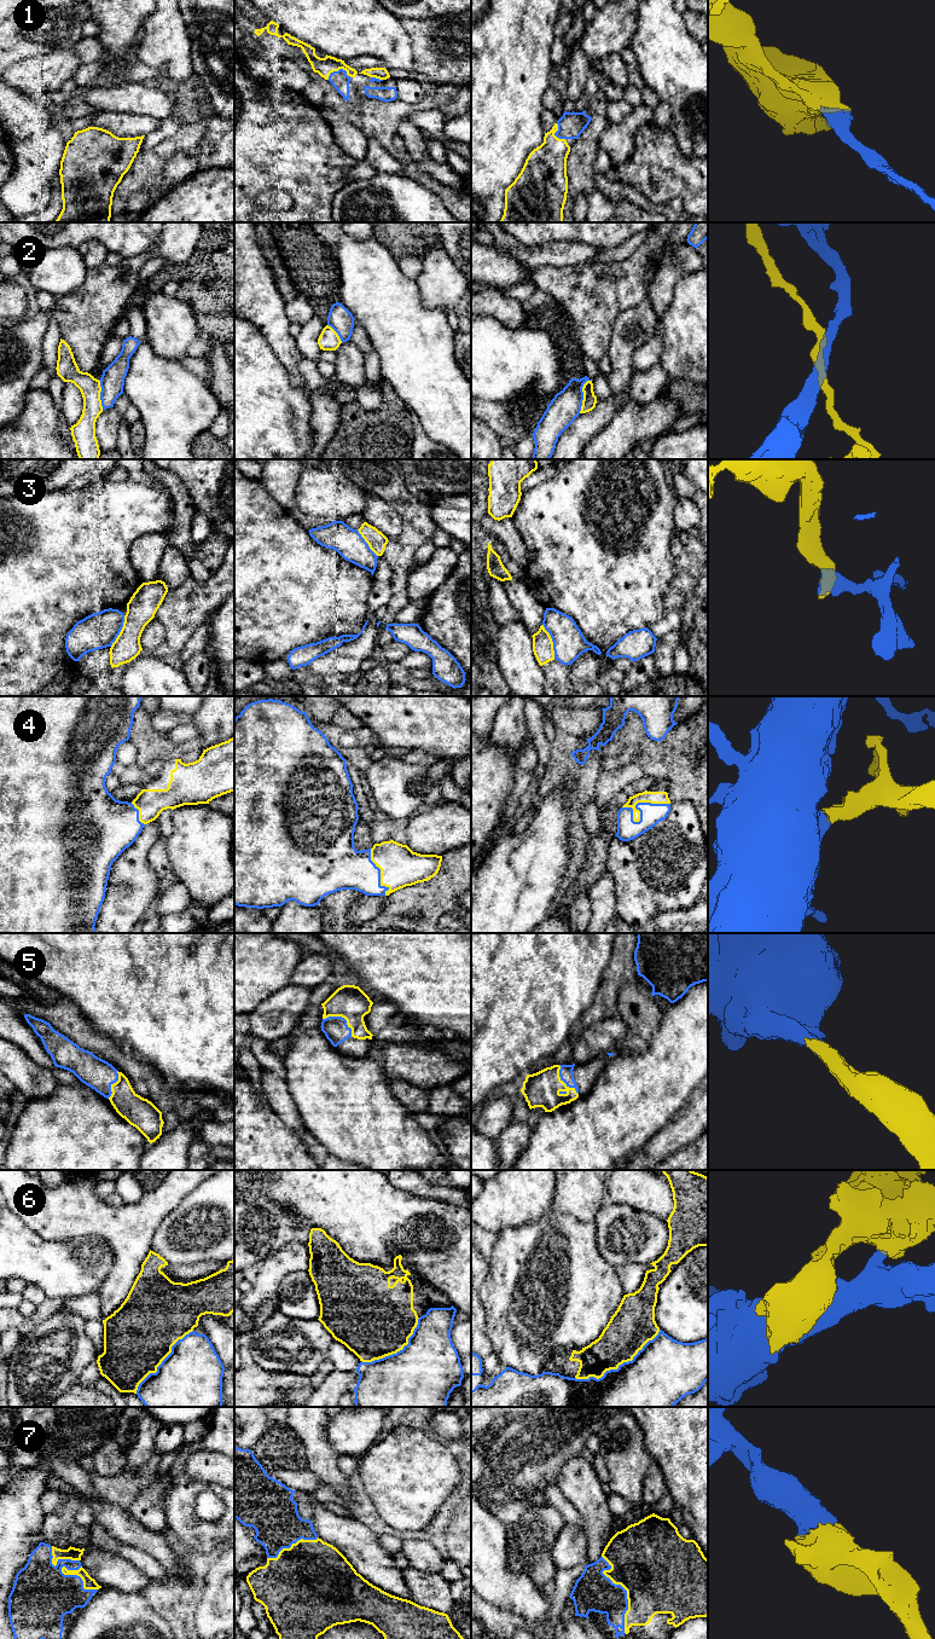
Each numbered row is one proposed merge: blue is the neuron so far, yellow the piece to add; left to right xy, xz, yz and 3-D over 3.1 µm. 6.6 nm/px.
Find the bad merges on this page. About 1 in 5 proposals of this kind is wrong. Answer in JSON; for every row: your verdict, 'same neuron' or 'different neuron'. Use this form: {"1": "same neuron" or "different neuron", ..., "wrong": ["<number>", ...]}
{"1": "same neuron", "2": "different neuron", "3": "different neuron", "4": "same neuron", "5": "same neuron", "6": "different neuron", "7": "same neuron", "wrong": ["2", "3", "6"]}

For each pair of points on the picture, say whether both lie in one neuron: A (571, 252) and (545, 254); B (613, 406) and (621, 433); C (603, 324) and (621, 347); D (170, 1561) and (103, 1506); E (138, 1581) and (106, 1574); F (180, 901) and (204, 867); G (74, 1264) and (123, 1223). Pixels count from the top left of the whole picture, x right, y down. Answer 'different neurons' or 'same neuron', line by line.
A: same neuron
B: different neurons
C: different neurons
D: same neuron
E: same neuron
F: different neurons
G: different neurons

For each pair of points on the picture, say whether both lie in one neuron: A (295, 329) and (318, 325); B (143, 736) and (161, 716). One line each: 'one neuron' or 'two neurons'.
A: two neurons
B: two neurons

